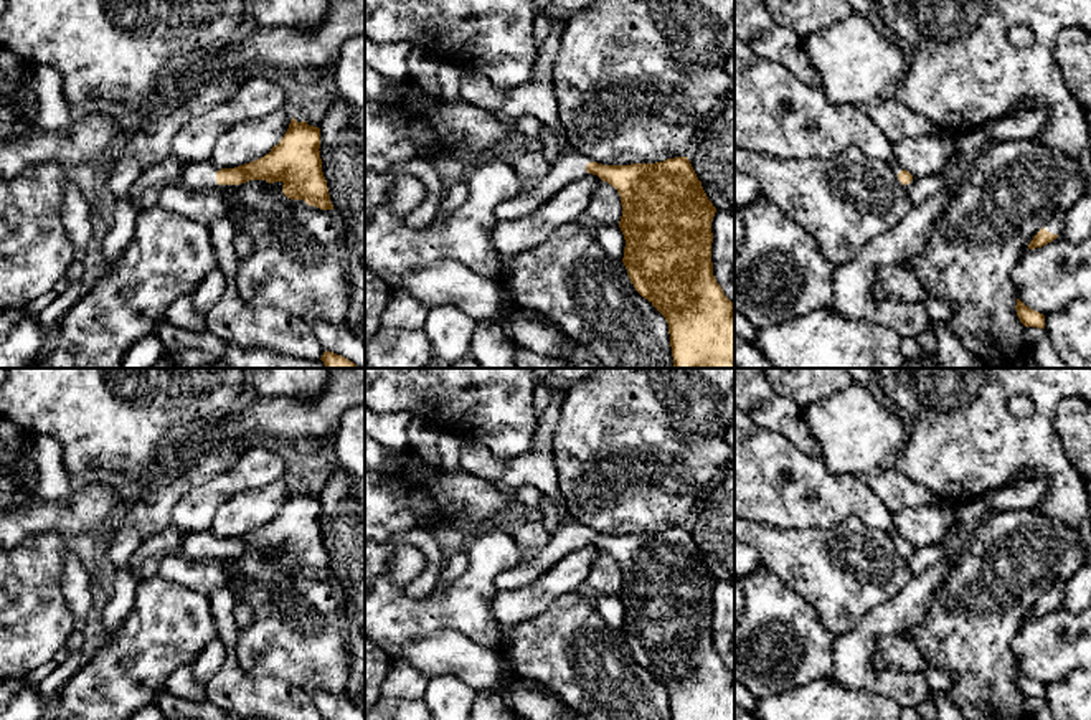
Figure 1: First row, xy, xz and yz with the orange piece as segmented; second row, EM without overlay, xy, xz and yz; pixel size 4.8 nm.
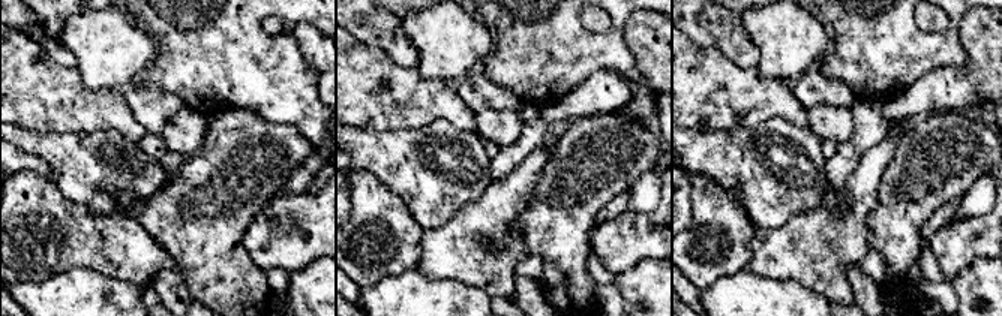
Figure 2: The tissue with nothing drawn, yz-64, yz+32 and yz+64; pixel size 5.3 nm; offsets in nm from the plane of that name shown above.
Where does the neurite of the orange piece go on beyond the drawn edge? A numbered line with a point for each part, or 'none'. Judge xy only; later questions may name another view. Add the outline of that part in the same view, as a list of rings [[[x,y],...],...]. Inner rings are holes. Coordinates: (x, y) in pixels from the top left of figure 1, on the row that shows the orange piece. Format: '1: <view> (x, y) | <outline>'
1: xy (197, 175) | [[[210,160],[185,163],[180,173],[182,187],[188,192],[218,188],[216,165]]]

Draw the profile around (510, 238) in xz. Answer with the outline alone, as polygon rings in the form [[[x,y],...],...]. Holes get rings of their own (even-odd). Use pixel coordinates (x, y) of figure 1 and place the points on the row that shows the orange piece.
[[[586,173],[566,185],[533,213],[513,221],[497,223],[492,233],[492,248],[502,263],[500,282],[505,287],[512,279],[513,258],[545,241],[556,228],[569,221],[583,221],[601,182],[597,175]]]

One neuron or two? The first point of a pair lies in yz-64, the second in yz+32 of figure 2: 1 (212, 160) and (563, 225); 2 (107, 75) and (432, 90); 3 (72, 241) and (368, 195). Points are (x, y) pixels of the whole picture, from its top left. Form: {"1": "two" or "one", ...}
{"1": "one", "2": "two", "3": "one"}

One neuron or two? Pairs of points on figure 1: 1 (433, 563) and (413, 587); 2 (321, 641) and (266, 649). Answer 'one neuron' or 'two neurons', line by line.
1: one neuron
2: one neuron

